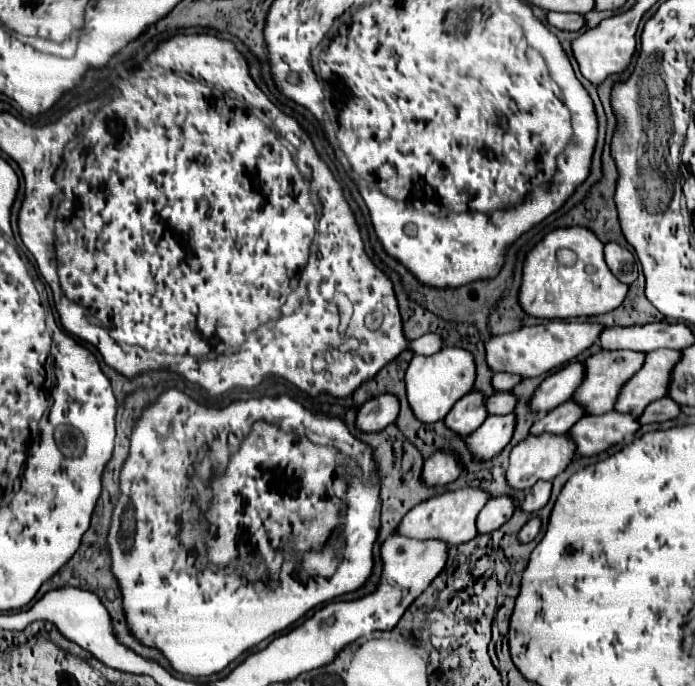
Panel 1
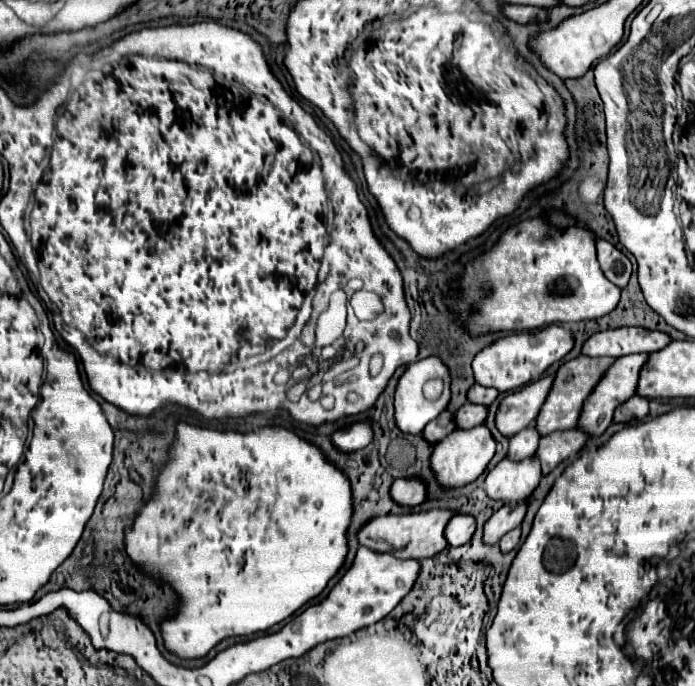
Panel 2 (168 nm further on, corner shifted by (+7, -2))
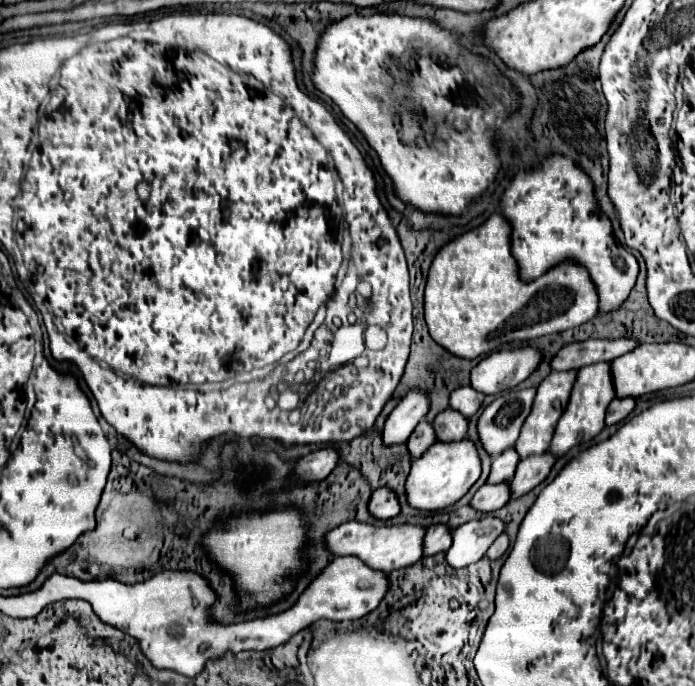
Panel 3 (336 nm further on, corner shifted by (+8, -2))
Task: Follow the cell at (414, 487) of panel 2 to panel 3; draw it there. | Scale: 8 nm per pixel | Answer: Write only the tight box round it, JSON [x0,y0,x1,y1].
[368,488,400,520]

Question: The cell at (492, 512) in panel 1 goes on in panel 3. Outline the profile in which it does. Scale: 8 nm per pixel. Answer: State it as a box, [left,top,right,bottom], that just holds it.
[424,524,452,556]

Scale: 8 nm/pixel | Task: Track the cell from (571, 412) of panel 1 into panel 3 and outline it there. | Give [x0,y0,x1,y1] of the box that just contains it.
[486,448,520,484]

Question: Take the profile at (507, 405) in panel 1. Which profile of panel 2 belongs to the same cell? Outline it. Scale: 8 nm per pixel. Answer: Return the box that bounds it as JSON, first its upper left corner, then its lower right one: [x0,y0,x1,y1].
[455,402,489,428]

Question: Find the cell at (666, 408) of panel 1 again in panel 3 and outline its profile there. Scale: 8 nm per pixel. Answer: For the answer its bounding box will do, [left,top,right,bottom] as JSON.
[606,398,634,426]

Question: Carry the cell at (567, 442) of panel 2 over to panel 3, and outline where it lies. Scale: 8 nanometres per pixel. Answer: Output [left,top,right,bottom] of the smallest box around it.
[510,452,556,500]

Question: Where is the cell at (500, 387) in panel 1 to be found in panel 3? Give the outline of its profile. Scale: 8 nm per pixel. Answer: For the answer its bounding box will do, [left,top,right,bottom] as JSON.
[450,386,484,418]

